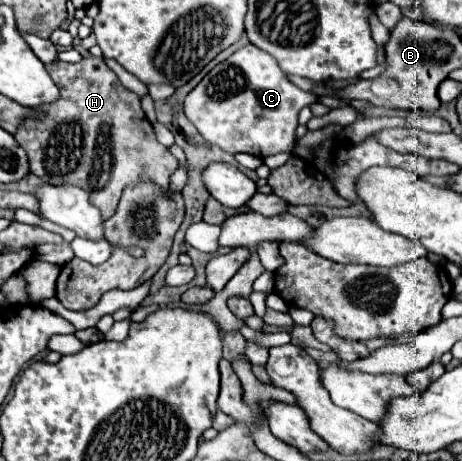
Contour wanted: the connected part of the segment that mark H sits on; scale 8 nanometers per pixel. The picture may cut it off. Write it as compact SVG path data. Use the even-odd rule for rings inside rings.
M84 58L78 64L58 60L48 64L46 70L60 88L60 98L40 106L40 116L26 120L16 132L18 144L28 152L32 174L46 184L76 184L84 188L104 220L116 212L122 188L144 176L144 166L150 168L150 180L168 188L170 174L178 168L178 160L156 140L140 108L138 94L124 88L118 76L100 58ZM98 134L100 166L94 166Z

